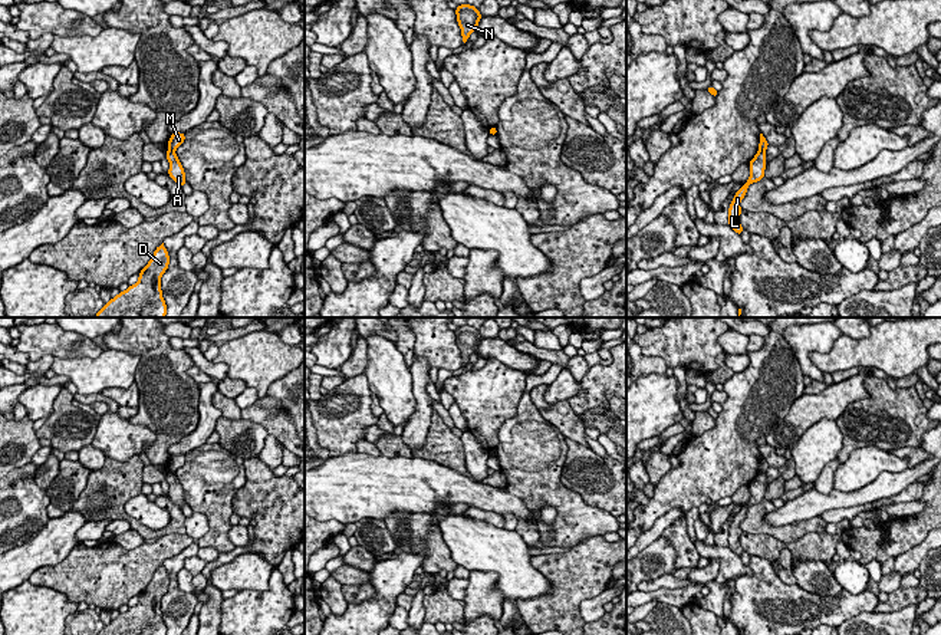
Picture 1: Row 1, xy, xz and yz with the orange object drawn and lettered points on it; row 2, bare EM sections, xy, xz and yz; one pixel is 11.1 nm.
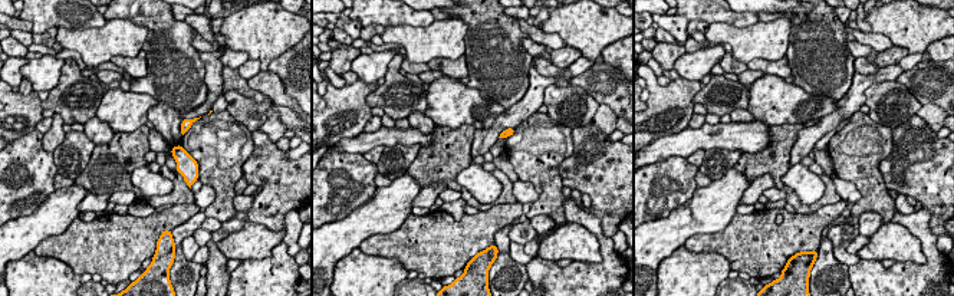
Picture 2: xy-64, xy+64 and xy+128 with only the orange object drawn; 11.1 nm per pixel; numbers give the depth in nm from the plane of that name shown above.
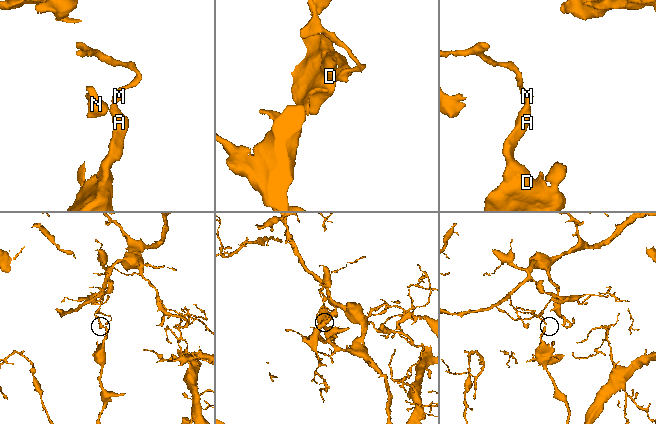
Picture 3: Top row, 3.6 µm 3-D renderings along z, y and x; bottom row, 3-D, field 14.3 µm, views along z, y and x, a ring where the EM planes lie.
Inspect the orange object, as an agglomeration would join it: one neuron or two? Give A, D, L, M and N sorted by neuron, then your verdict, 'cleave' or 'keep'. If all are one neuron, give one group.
groups A D L / M N; cleave

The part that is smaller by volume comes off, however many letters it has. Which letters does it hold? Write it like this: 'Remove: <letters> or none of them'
Remove: A, D, L

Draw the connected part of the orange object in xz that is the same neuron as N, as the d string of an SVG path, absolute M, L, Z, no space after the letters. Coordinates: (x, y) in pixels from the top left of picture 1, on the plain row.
M460 326L454 333L461 351L463 363L465 365L470 356L477 352L478 343L483 338L478 330L471 326Z

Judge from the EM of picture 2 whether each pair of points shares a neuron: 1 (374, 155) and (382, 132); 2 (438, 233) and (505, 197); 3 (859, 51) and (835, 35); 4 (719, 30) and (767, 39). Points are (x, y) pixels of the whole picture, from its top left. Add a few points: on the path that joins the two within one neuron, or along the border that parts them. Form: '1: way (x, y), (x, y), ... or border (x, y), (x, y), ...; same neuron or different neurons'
1: border (382, 145), (375, 145), (362, 154); different neurons
2: border (516, 200), (494, 204); different neurons
3: border (846, 40), (846, 48), (855, 58); different neurons
4: way (730, 35), (740, 39), (756, 39); same neuron

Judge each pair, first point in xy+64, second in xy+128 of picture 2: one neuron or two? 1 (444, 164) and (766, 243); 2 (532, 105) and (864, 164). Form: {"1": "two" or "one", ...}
{"1": "two", "2": "two"}

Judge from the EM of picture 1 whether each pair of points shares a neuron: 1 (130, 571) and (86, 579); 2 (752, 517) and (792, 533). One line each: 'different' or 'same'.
1: same
2: same

